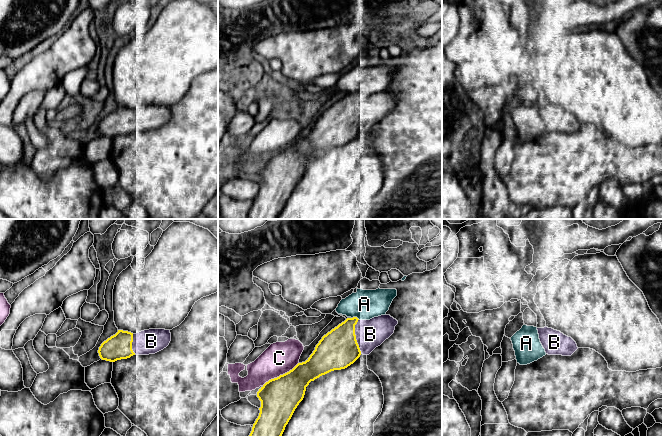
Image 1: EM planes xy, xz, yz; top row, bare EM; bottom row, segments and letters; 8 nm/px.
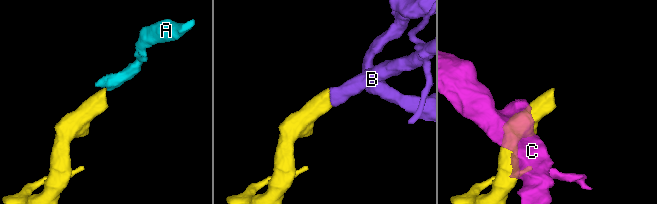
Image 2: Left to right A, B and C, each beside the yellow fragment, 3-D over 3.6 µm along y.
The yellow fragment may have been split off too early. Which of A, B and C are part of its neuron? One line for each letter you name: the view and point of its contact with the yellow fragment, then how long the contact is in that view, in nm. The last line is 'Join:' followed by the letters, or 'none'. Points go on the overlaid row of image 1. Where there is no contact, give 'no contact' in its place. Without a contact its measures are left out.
B: xz (355, 336) | 280 nm
Join: B

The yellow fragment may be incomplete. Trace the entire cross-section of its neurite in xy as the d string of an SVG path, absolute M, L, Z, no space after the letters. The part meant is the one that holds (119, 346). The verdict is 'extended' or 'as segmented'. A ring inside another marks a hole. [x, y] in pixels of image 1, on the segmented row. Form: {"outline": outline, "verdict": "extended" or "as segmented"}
{"outline": "M149 329L136 334L118 330L115 335L101 344L98 353L102 360L115 362L135 354L155 354L166 348L170 341L170 330Z", "verdict": "extended"}

